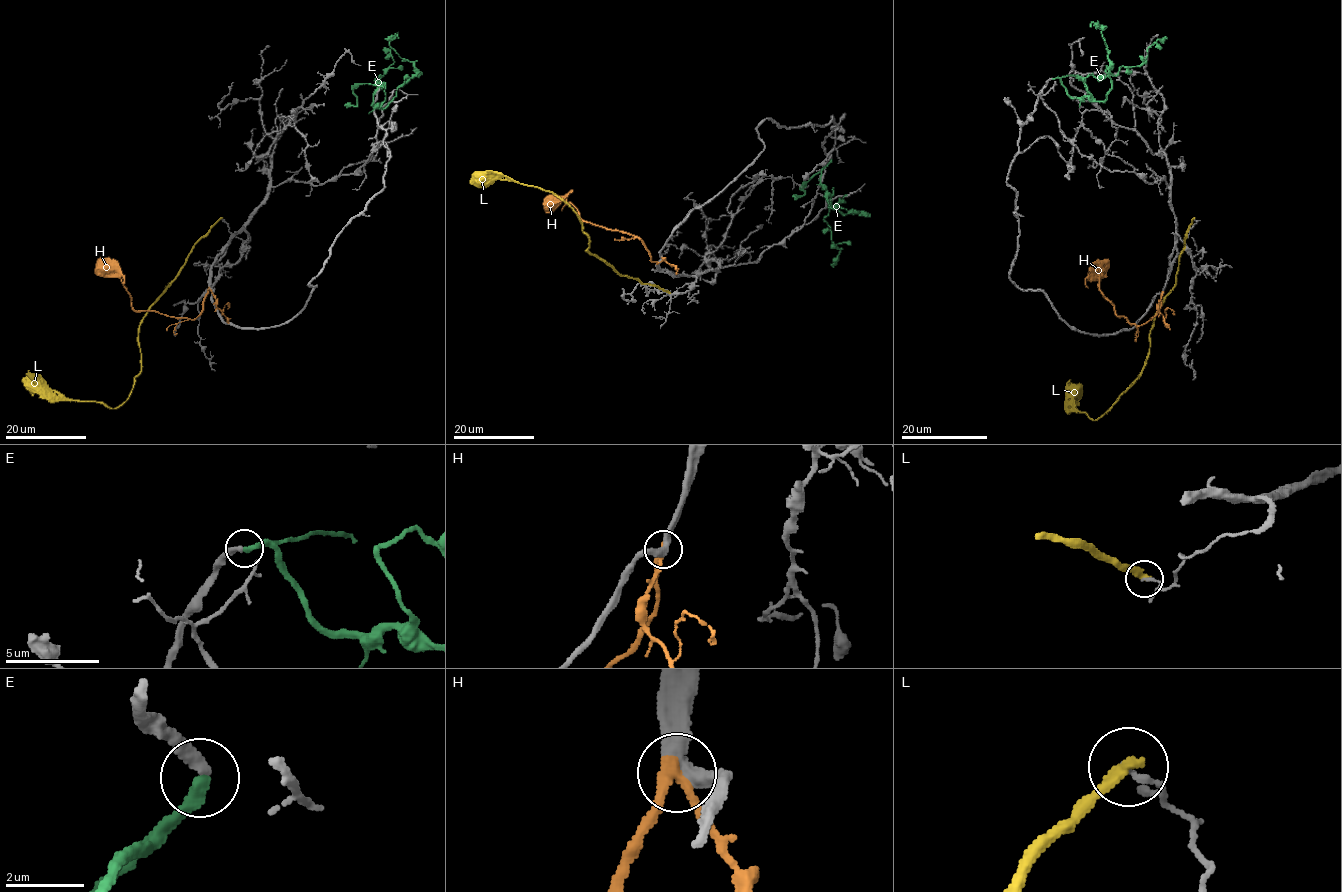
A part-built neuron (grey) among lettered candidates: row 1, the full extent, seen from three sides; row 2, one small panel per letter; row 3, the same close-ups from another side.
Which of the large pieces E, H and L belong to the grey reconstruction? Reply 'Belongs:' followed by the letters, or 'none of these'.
Belongs: E, H

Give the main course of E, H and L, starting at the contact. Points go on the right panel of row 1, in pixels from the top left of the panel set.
E: (1052, 78), (1060, 79), (1073, 97), (1106, 98), (1111, 81), (1105, 38), (1101, 29), (1093, 22), (1090, 27)
H: (1162, 293), (1153, 316), (1140, 325), (1131, 324), (1119, 316), (1099, 289), (1095, 268), (1100, 276)
L: (1195, 218), (1178, 259), (1176, 284), (1156, 312), (1142, 373), (1111, 407), (1093, 420), (1075, 406), (1078, 389)

